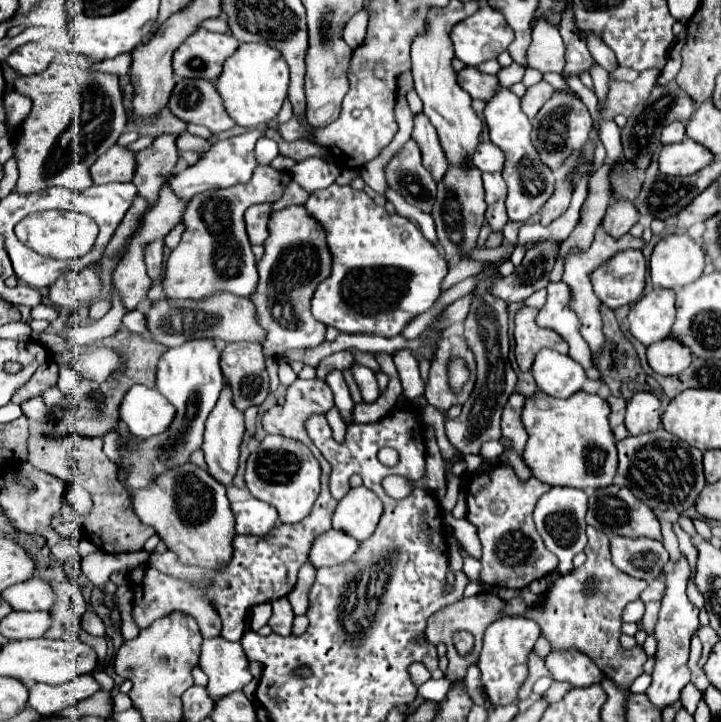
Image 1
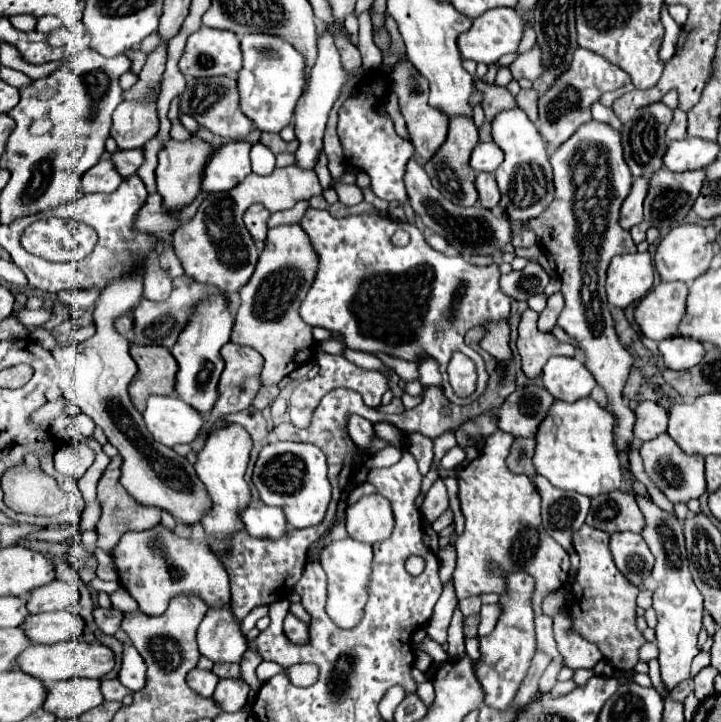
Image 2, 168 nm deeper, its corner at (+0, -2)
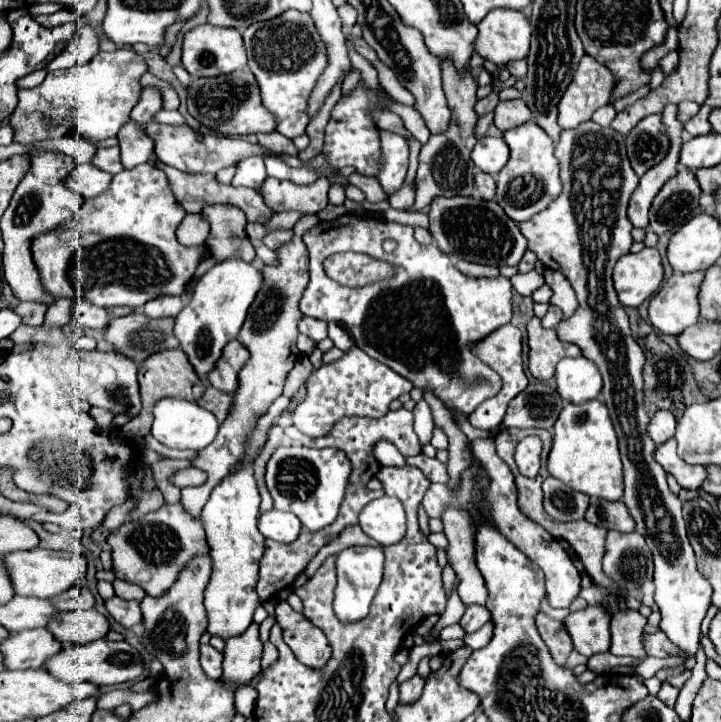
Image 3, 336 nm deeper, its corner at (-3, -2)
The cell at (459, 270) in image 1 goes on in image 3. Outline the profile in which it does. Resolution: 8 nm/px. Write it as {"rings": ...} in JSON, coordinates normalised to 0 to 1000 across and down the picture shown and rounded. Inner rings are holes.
{"rings":[[[664,237],[659,242],[659,256],[662,256],[662,262],[664,262],[664,267],[667,267],[670,276],[678,278],[678,276],[687,273],[687,248],[684,248],[684,242]]]}

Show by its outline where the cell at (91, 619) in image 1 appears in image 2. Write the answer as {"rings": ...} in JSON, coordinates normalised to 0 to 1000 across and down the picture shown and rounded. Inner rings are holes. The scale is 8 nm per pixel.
{"rings":[[[133,841],[133,843],[130,843],[133,866],[136,866],[147,880],[161,880],[161,874],[166,871],[169,855],[172,855],[172,849],[164,849],[164,843],[158,843],[158,841],[153,841],[153,843]]]}

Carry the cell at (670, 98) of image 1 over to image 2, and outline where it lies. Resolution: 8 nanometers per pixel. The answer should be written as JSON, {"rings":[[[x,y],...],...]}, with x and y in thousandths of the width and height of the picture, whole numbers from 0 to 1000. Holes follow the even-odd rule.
{"rings":[[[904,143],[893,151],[885,151],[879,159],[879,168],[868,170],[863,176],[863,204],[865,204],[865,220],[877,237],[879,245],[893,245],[899,240],[907,240],[918,234],[918,217],[924,212],[924,193],[918,187],[924,184],[924,176],[932,168],[932,151],[926,151],[921,143]]]}

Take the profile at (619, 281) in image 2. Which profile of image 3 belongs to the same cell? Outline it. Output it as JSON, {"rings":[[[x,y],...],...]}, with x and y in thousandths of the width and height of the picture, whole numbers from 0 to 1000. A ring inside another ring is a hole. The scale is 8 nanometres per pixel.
{"rings":[[[911,345],[864,353],[850,373],[850,392],[864,425],[886,425],[914,403],[920,370]]]}

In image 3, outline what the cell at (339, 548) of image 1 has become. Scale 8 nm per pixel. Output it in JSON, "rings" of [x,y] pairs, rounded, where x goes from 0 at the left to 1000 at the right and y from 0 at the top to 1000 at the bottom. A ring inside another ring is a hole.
{"rings":[[[481,758],[467,769],[467,813],[462,827],[462,846],[470,860],[492,863],[512,852],[515,832],[531,802],[531,763],[528,758]]]}

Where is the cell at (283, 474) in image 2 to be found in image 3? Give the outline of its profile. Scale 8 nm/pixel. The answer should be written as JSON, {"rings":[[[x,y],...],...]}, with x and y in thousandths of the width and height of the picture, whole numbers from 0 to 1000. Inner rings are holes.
{"rings":[[[420,616],[384,619],[370,641],[370,677],[381,694],[381,705],[404,708],[420,730],[442,735],[459,727],[476,694],[479,666],[484,663],[484,639],[470,622],[431,622]]]}

